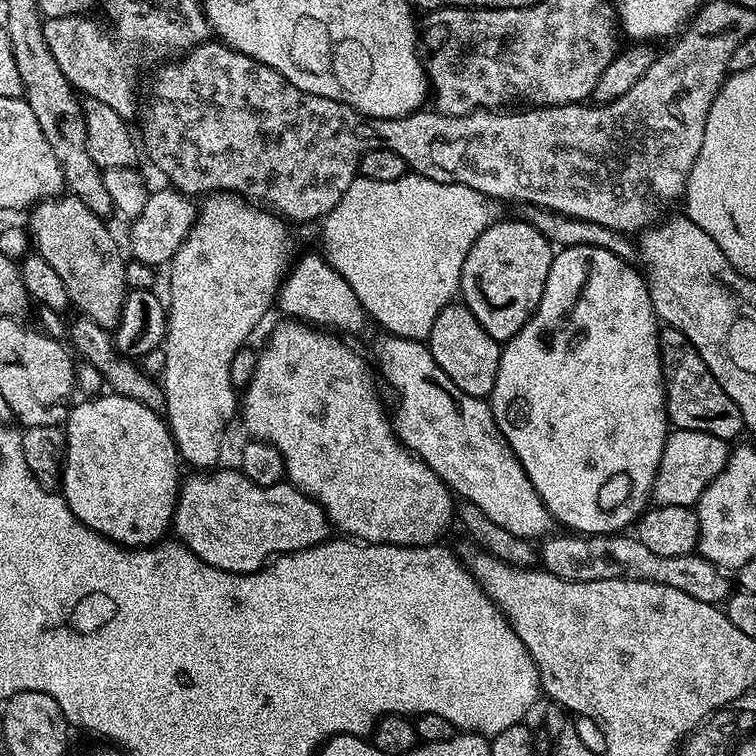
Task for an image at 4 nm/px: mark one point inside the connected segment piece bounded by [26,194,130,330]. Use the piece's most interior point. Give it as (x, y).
(65, 231)

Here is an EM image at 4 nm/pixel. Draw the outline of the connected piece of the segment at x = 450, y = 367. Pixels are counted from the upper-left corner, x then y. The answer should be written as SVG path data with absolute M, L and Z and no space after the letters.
M463 302L450 303L440 311L438 318L434 318L434 326L426 343L434 362L442 366L446 378L450 378L450 382L454 382L458 390L466 390L466 394L471 396L491 397L498 374L502 344L501 341L490 338L486 330L482 330L478 318L470 314Z

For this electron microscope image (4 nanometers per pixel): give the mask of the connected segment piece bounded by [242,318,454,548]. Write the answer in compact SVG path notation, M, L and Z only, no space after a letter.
M291 318L281 319L281 324L268 336L264 349L259 349L256 358L256 369L250 378L248 387L242 392L242 420L244 416L244 428L249 432L248 436L253 440L261 440L278 450L282 454L284 463L284 475L287 483L294 485L300 492L305 492L314 502L318 502L328 515L328 523L337 533L365 544L397 544L398 546L410 546L420 548L423 544L435 544L441 538L440 535L454 524L454 493L445 484L434 470L430 470L419 458L413 456L396 436L396 430L392 426L389 413L384 413L384 404L380 401L380 392L376 389L377 377L373 369L347 344L339 335L328 330L321 330L311 324L305 324Z

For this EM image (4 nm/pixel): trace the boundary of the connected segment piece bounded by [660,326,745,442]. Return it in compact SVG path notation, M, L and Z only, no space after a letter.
M667 326L660 328L660 369L664 375L664 405L673 429L698 430L729 442L745 431L738 406L734 406L730 394L718 386L714 374L710 374L706 362L702 362L698 350L682 330Z

